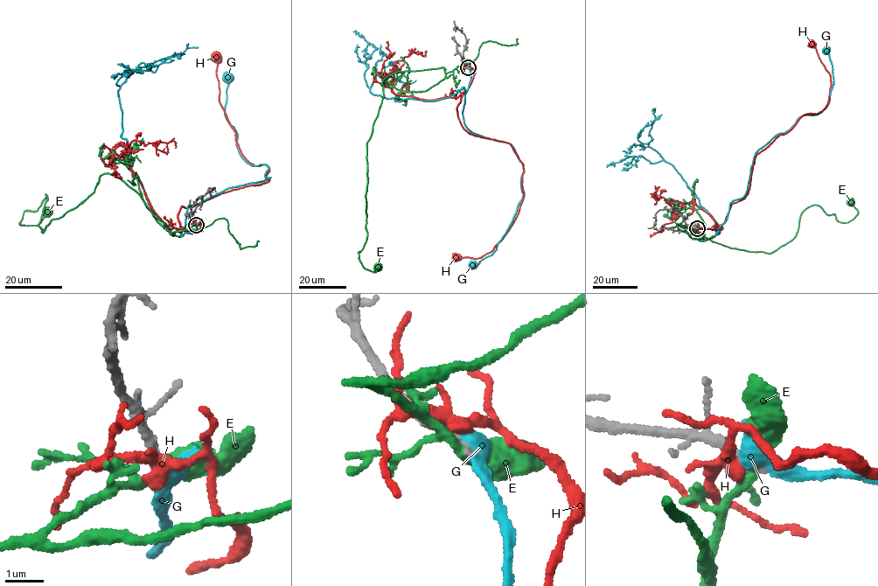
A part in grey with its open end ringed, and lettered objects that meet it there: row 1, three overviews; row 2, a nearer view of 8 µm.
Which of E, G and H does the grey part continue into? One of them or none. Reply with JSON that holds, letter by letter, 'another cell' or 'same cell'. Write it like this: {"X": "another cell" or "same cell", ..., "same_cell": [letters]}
{"E": "another cell", "G": "same cell", "H": "another cell", "same_cell": ["G"]}

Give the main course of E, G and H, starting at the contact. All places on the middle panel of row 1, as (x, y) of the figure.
E: (469, 68), (394, 72), (382, 81), (384, 96), (367, 143), (367, 239), (358, 252), (365, 268), (378, 267)
G: (469, 67), (464, 123), (477, 134), (510, 143), (524, 170), (521, 200), (506, 233), (491, 254), (472, 264)
H: (468, 66), (475, 70), (456, 109), (460, 122), (510, 143), (523, 165), (524, 194), (491, 250), (457, 257)

